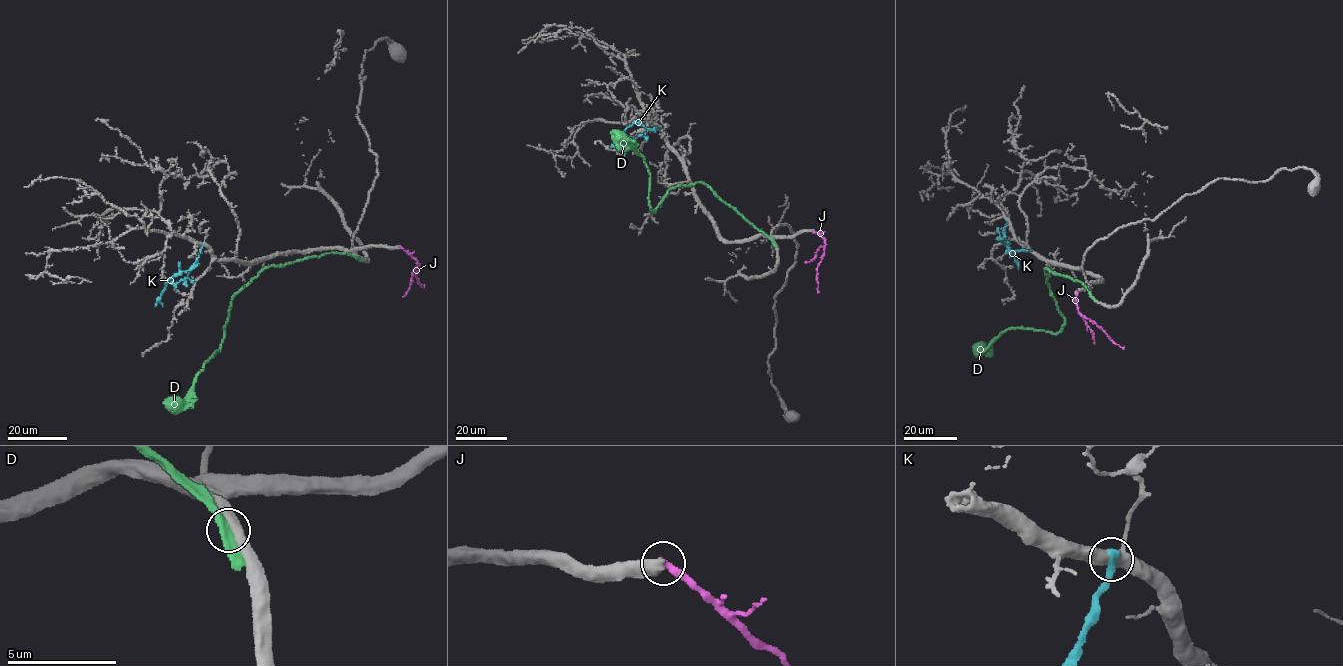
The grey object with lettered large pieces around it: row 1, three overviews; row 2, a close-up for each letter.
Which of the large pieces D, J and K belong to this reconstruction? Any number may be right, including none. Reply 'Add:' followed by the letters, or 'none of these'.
Add: none of these

